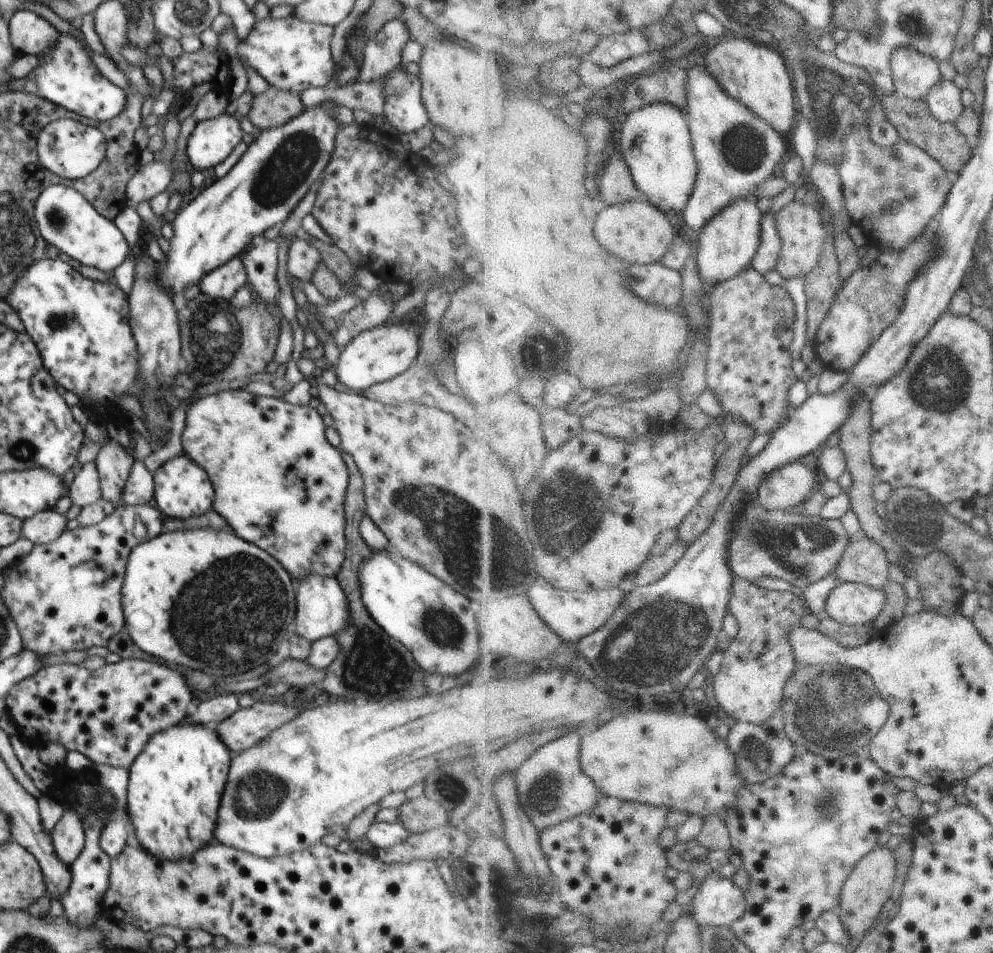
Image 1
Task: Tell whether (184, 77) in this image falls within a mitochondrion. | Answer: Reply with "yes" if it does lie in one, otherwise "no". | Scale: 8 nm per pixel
no

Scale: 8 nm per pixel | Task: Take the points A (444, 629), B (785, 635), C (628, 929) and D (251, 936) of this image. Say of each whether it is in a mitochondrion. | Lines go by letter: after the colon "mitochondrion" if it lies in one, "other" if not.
A: mitochondrion
B: other
C: mitochondrion
D: other

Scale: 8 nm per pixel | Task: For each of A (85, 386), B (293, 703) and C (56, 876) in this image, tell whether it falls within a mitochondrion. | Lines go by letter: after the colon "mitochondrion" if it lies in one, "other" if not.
A: other
B: other
C: other

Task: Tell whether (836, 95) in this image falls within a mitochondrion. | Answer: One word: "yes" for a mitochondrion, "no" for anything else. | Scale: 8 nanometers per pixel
yes

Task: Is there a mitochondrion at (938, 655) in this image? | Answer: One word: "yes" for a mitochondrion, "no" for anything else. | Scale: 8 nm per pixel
yes

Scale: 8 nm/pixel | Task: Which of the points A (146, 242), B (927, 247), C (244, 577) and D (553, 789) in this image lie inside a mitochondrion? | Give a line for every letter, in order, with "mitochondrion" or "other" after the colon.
A: other
B: mitochondrion
C: mitochondrion
D: mitochondrion

